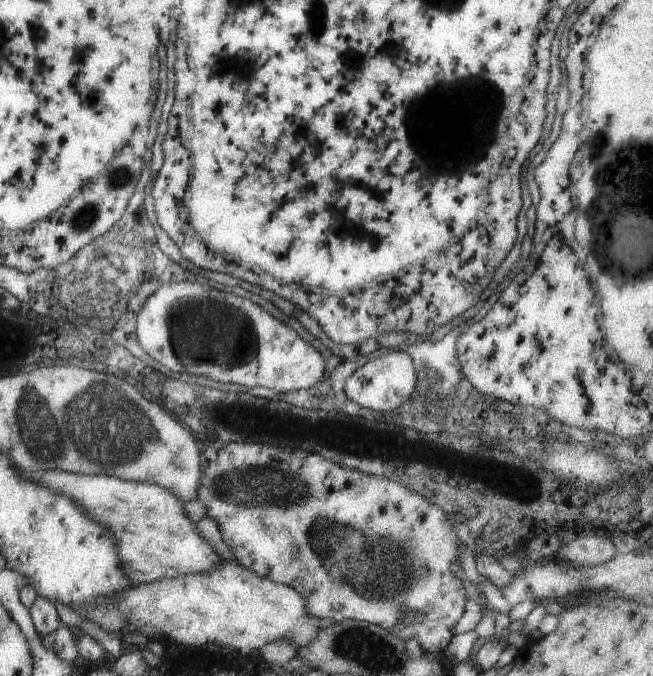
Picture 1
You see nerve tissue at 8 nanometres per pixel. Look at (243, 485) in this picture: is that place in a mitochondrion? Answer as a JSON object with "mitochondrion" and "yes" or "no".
{"mitochondrion":"yes"}

